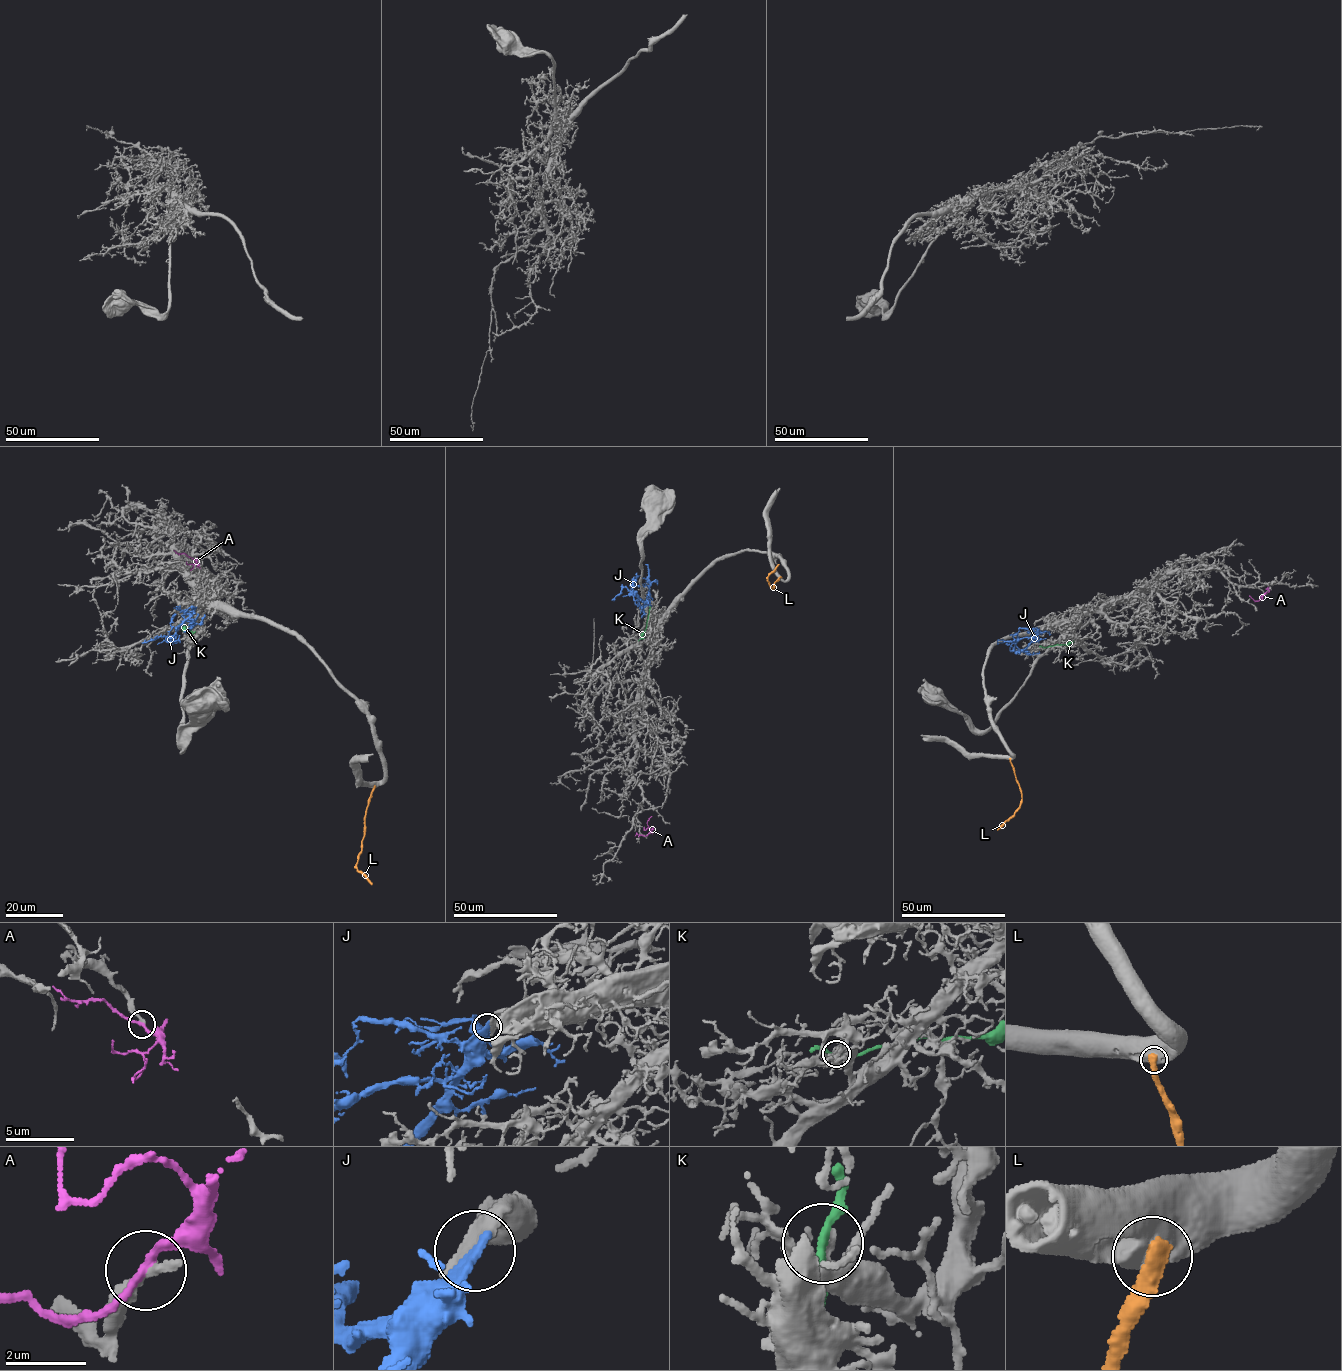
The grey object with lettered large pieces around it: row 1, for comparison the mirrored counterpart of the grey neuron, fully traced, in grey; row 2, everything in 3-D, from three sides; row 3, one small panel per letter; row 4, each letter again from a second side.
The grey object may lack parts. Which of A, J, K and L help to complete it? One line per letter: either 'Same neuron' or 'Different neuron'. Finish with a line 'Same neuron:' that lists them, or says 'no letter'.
A: Different neuron
J: Same neuron
K: Different neuron
L: Different neuron
Same neuron: J

